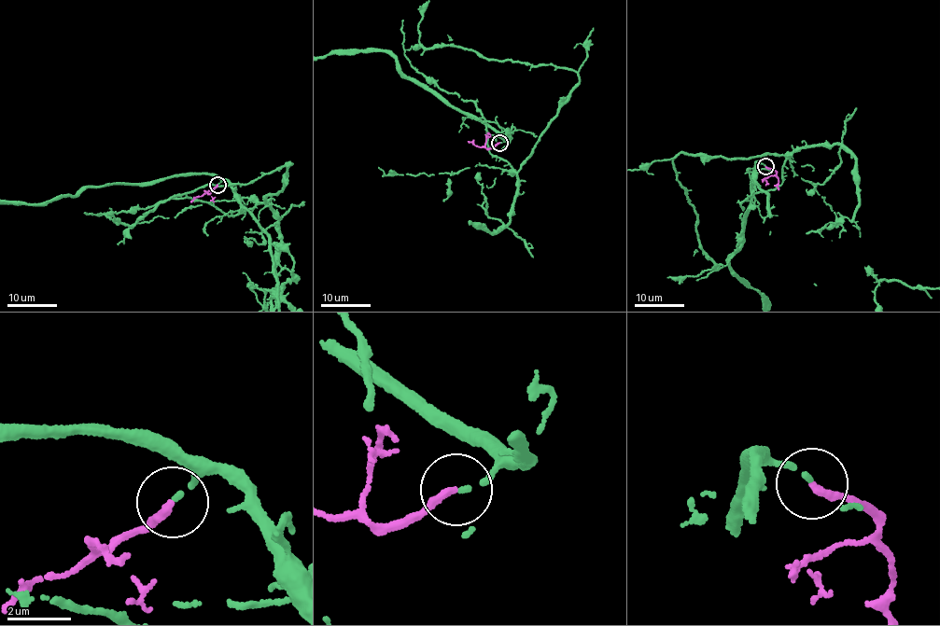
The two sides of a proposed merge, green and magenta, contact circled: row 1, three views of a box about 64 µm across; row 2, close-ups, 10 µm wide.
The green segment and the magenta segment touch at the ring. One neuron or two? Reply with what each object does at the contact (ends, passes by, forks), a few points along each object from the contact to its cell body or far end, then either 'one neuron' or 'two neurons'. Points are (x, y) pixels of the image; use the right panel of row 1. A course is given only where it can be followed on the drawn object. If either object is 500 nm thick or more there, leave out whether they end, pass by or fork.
green ends; magenta ends; course green (765, 165), (757, 163), (752, 200), (730, 266), (769, 299); course magenta (765, 167), (776, 174), (764, 178), (768, 184); one neuron

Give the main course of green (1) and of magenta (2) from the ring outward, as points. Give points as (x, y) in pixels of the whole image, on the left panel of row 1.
1: (217, 184), (208, 174), (188, 173), (90, 187), (32, 205)
2: (217, 185), (207, 192), (204, 190), (214, 201)

